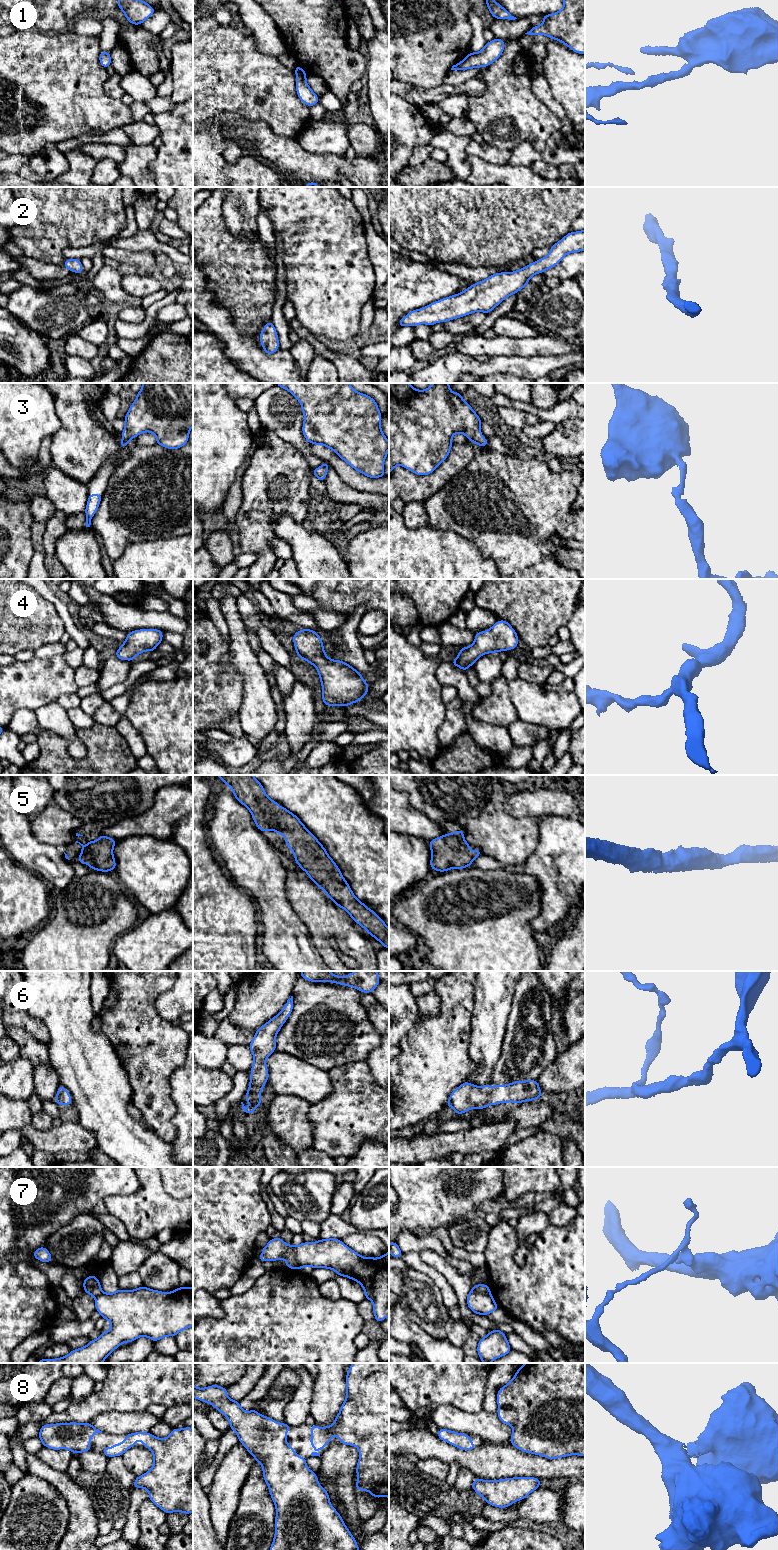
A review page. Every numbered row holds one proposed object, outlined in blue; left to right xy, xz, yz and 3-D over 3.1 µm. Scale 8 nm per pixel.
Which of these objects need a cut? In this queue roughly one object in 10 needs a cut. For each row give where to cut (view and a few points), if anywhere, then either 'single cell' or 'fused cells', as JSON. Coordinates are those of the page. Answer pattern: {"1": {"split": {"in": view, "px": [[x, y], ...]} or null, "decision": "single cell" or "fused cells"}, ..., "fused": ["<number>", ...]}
{"1": {"split": null, "decision": "single cell"}, "2": {"split": null, "decision": "single cell"}, "3": {"split": null, "decision": "single cell"}, "4": {"split": null, "decision": "single cell"}, "5": {"split": null, "decision": "single cell"}, "6": {"split": null, "decision": "single cell"}, "7": {"split": {"in": "xz", "px": [[293, 1246], [295, 1268]]}, "decision": "fused cells"}, "8": {"split": null, "decision": "single cell"}, "fused": ["7"]}

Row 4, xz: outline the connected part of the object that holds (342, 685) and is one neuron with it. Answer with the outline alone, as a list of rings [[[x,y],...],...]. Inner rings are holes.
[[[301,629],[293,637],[296,654],[318,670],[325,706],[349,706],[368,694],[362,673],[341,660],[330,659],[316,631]]]

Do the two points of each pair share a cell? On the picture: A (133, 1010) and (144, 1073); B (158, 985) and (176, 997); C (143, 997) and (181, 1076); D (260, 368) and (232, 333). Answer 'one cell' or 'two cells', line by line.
A: one cell
B: two cells
C: two cells
D: one cell

